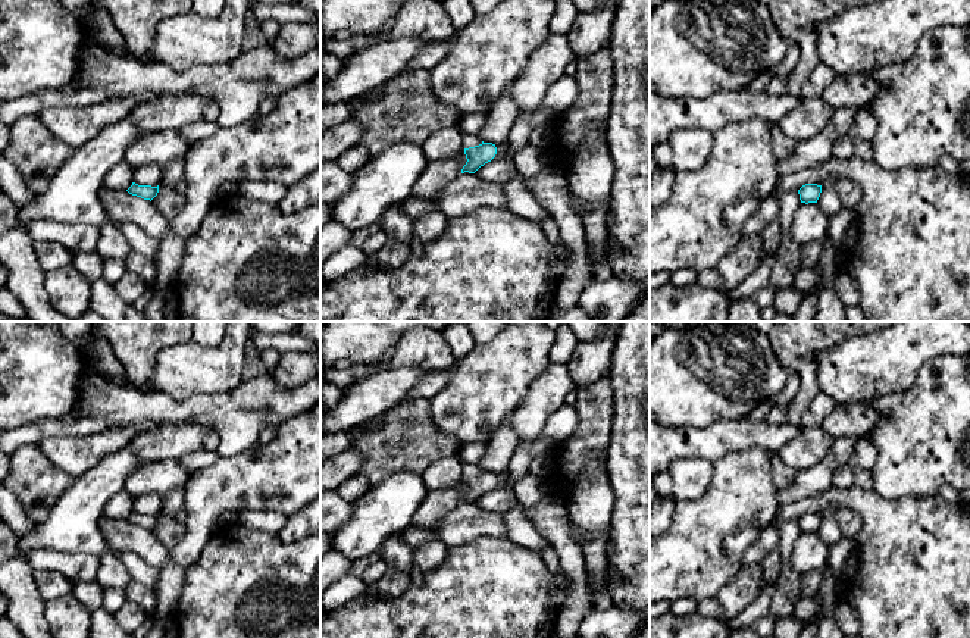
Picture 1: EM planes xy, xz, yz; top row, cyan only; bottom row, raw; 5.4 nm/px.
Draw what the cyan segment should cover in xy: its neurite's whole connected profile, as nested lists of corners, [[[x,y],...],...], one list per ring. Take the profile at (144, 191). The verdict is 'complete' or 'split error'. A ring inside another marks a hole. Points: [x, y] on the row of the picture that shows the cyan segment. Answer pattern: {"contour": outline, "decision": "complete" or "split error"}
{"contour": [[[132,182],[132,185],[126,191],[132,196],[151,201],[159,193],[159,185],[151,187],[151,185],[138,185],[138,184]]], "decision": "complete"}

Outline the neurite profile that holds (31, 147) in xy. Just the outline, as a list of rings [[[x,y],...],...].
[[[21,116],[10,125],[3,156],[21,172],[34,194],[46,191],[75,150],[56,138],[37,116]]]

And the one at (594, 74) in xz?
[[[603,49],[585,59],[576,59],[575,81],[578,98],[561,113],[556,115],[554,135],[544,147],[548,166],[557,173],[567,175],[575,156],[592,122],[607,122],[613,98],[613,60],[610,50]]]

